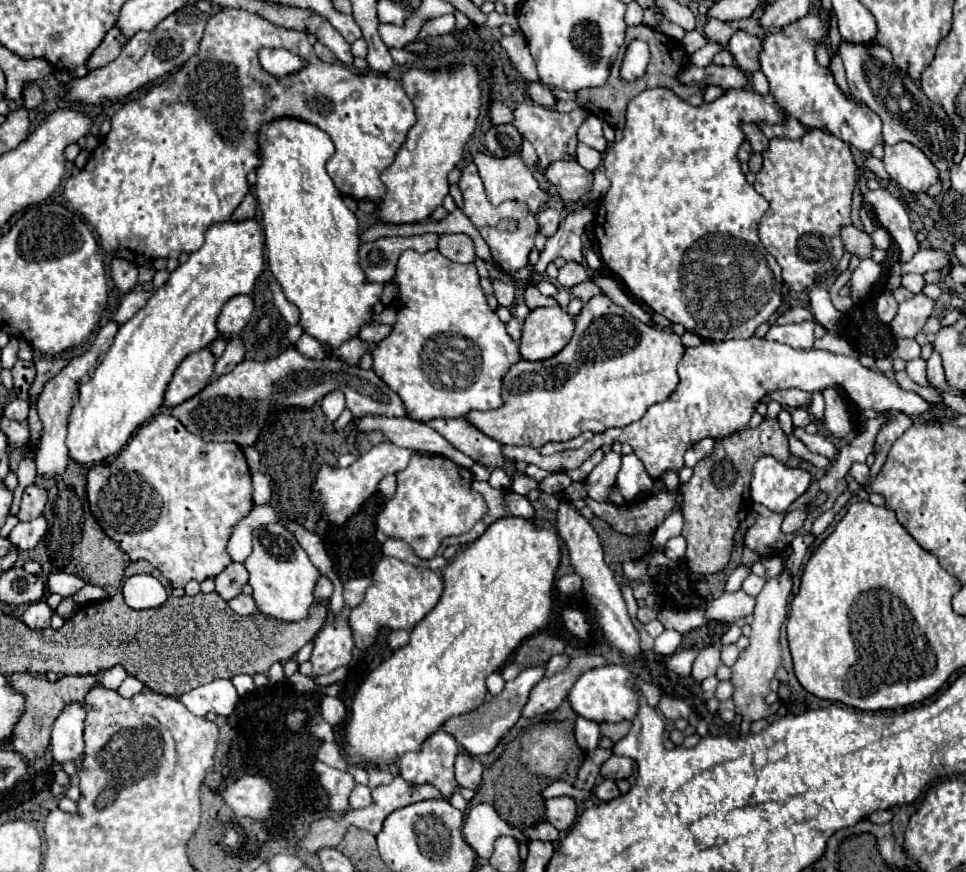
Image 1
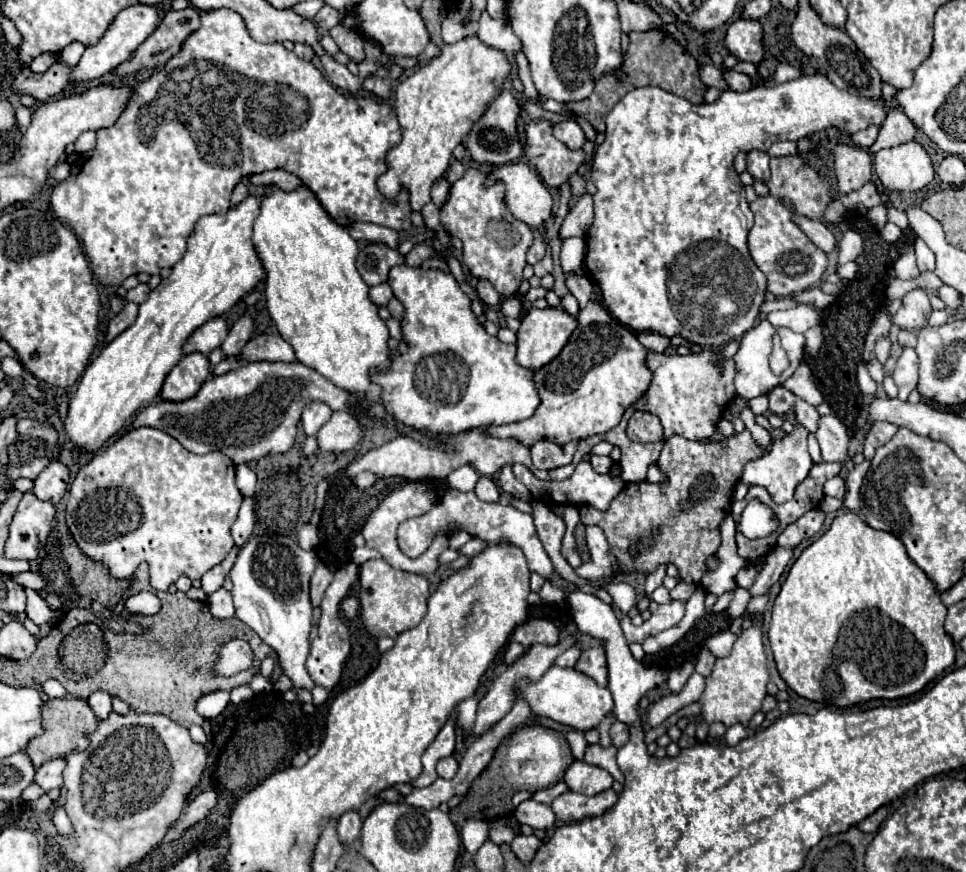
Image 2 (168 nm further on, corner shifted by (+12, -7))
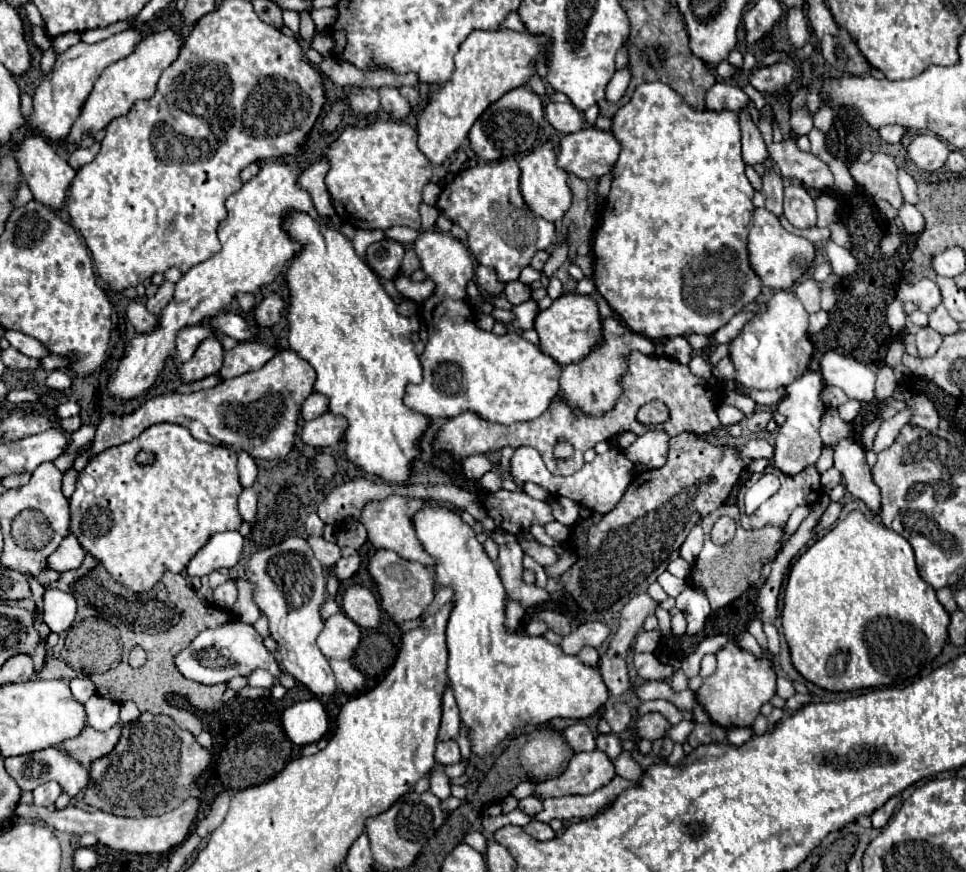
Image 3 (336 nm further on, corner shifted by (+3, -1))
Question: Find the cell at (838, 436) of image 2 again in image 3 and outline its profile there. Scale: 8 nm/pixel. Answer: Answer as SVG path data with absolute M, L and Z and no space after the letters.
M853 436L841 438L833 444L835 452L835 468L843 474L845 488L859 500L863 500L869 510L875 514L879 512L879 490L871 480L869 466L865 462L865 450L861 448L859 442L855 442Z

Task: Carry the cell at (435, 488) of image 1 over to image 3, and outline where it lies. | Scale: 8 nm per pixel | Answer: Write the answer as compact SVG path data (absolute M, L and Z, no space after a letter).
M389 496L381 502L369 502L365 508L363 508L363 514L361 514L361 524L367 528L367 534L369 534L369 542L375 546L375 548L387 548L387 550L393 550L397 552L401 558L405 560L415 560L415 562L421 562L425 566L433 566L435 564L435 558L431 554L425 552L423 544L419 542L417 538L417 532L415 532L415 526L413 526L413 518L415 518L415 512L421 510L423 506L443 506L455 514L459 514L459 508L449 504L449 502L439 502L439 500L421 500L421 498L411 498L411 496Z

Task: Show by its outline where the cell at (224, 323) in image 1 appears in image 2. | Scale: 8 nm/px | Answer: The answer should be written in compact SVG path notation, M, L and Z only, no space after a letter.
M222 318L208 320L206 324L202 324L198 330L194 330L190 334L190 338L184 342L182 350L184 350L184 354L192 354L192 352L210 354L214 348L218 348L224 342L226 334L228 334L228 328Z

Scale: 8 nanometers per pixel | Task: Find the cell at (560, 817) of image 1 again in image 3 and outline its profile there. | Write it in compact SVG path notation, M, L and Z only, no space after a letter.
M527 796L527 798L519 800L519 808L525 810L527 814L537 814L537 812L543 810L543 804L541 804L541 800L537 796Z

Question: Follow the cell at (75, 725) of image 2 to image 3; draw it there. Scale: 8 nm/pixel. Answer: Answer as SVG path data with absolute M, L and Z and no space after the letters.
M85 726L85 730L81 730L81 734L77 738L69 738L61 744L61 748L75 758L79 764L89 766L89 762L109 754L109 750L113 750L113 746L117 744L117 738L121 734L121 728L111 728L107 732L99 732L93 730L91 726Z

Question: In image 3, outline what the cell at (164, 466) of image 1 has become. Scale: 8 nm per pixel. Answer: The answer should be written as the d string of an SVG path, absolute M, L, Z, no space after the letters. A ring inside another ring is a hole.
M169 422L153 424L131 442L97 454L97 458L79 472L75 494L69 500L69 530L77 536L83 550L95 556L117 582L135 592L145 592L159 582L165 570L181 572L213 534L241 528L243 518L237 510L237 498L241 492L243 486L239 482L235 452L225 446L211 446L195 440L183 426ZM141 450L153 454L151 464L137 462Z

